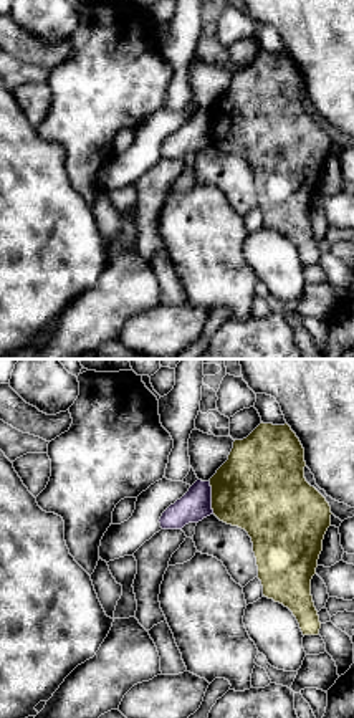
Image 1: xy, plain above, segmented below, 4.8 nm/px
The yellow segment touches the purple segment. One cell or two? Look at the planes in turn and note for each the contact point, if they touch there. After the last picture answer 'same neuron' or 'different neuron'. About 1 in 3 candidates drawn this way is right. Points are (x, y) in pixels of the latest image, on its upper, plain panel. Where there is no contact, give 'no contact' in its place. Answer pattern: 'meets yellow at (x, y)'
meets yellow at (212, 128)

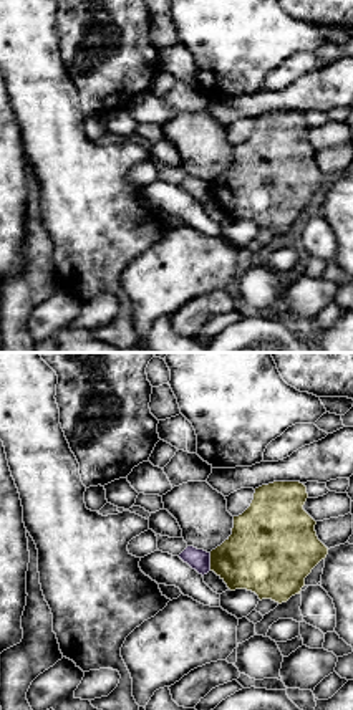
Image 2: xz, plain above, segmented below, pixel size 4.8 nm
meets yellow at (211, 191)

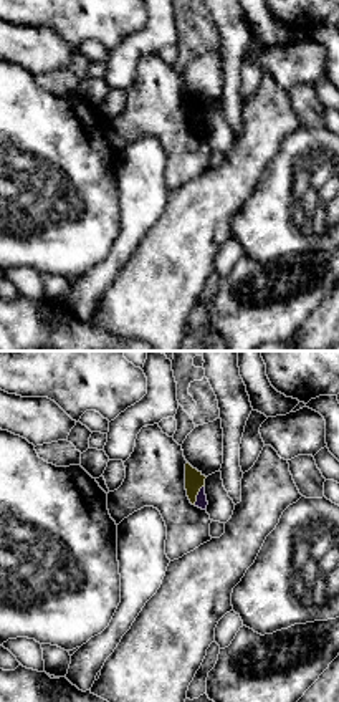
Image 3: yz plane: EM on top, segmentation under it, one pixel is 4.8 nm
meets yellow at (197, 123)

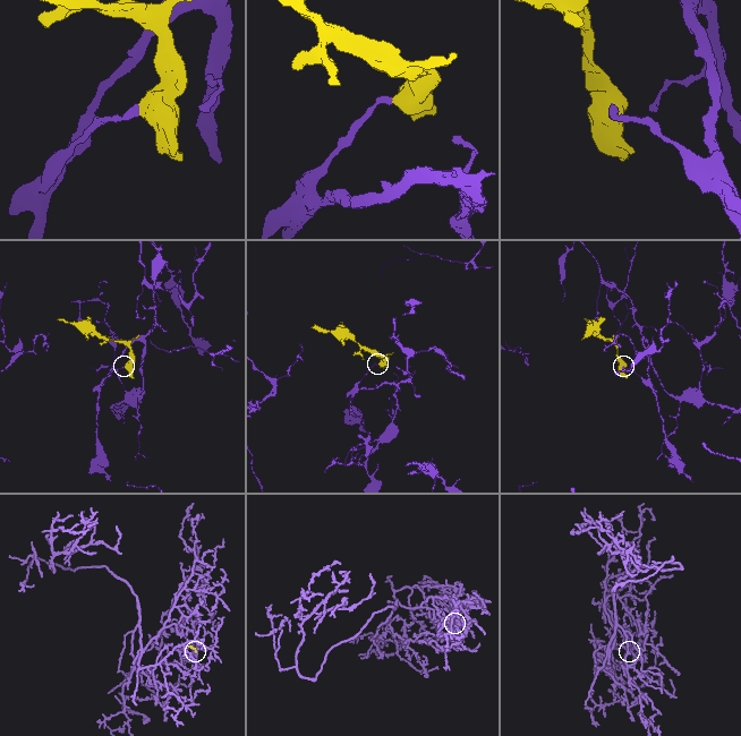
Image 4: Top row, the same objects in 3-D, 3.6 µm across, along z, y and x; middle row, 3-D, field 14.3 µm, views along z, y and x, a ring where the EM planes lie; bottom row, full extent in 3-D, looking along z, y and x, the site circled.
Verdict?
different neuron

